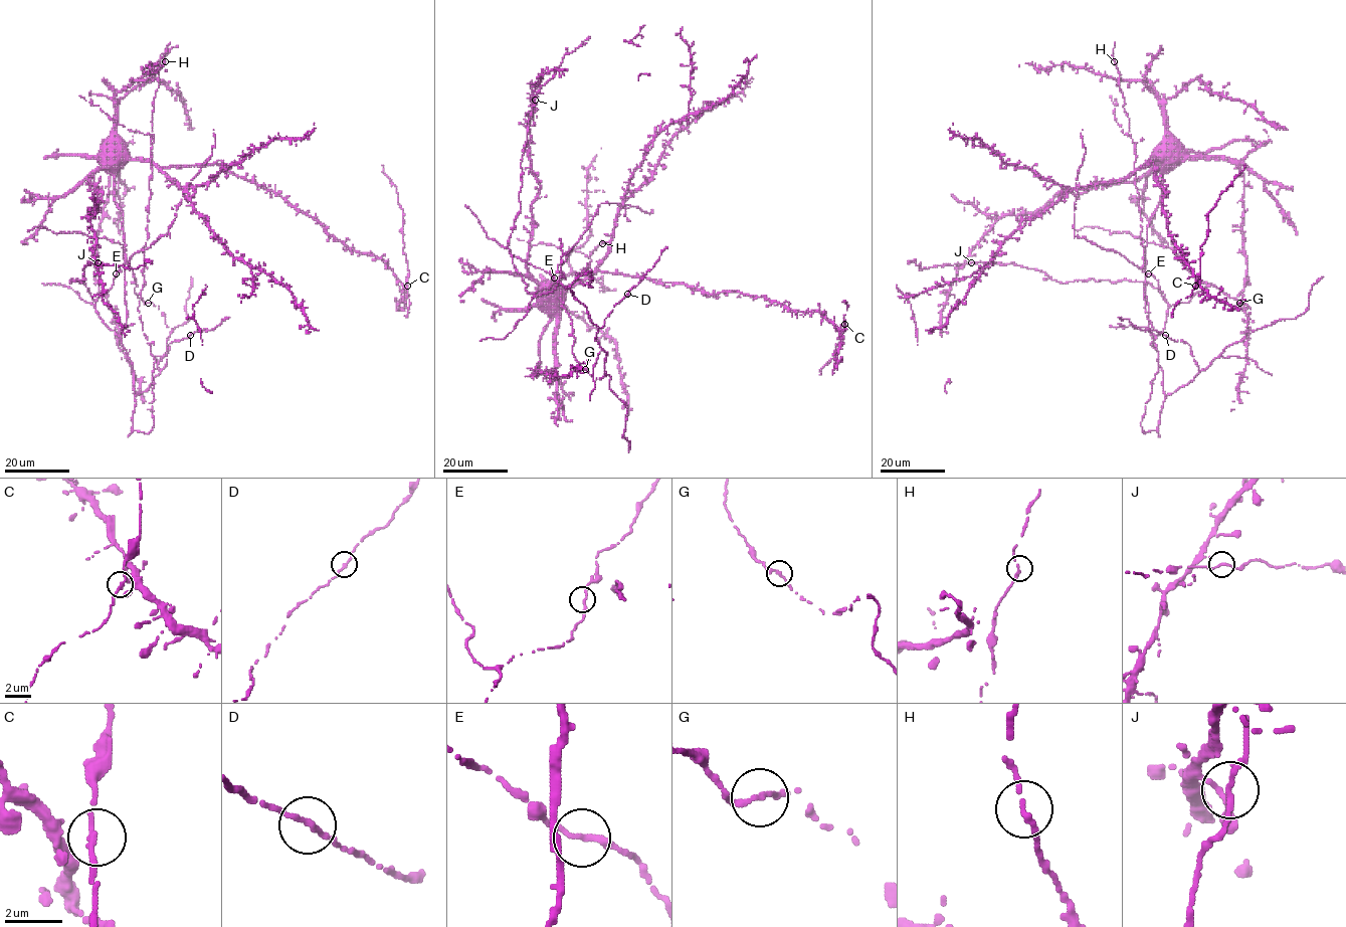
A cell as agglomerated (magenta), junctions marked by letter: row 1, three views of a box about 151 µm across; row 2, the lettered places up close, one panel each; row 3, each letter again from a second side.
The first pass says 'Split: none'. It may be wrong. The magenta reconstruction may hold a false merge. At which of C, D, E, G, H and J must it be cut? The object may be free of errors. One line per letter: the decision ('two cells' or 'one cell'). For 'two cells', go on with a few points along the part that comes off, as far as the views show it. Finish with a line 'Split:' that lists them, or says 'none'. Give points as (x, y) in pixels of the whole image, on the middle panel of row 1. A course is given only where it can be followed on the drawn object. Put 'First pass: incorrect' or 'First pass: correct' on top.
First pass: correct
C: one cell
D: one cell
E: one cell
G: one cell
H: one cell
J: one cell
Split: none

